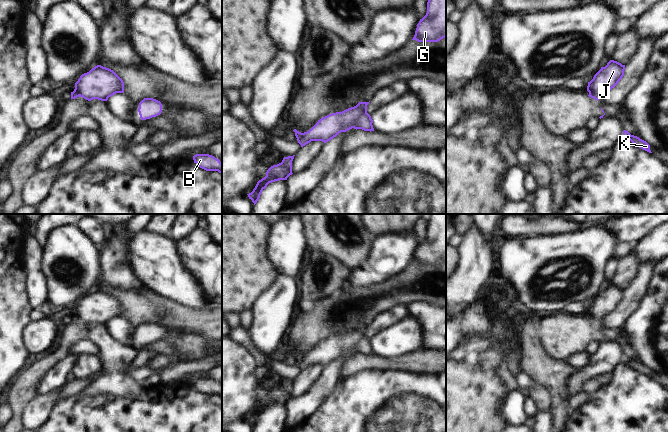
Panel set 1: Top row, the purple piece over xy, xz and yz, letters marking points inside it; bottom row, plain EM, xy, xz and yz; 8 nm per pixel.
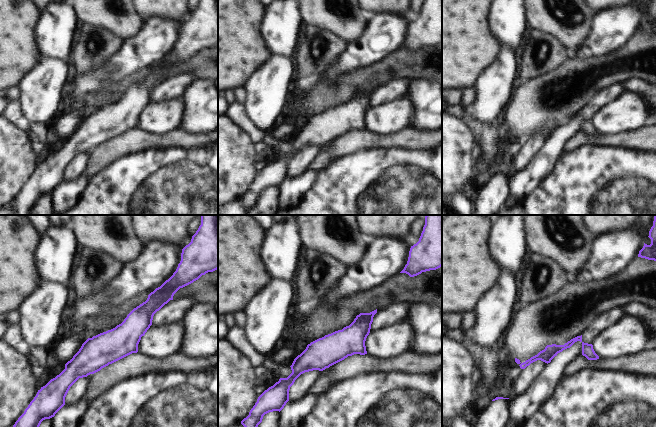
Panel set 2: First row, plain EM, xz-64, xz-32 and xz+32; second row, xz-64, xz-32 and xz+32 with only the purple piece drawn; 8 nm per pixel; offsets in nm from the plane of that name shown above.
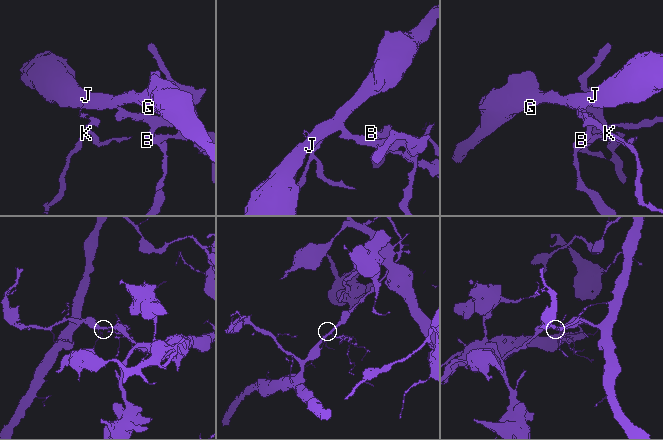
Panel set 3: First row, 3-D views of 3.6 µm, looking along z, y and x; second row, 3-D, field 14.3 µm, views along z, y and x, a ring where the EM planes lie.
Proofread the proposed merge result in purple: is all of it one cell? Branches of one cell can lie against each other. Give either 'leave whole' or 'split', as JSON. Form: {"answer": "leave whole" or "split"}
{"answer": "split"}

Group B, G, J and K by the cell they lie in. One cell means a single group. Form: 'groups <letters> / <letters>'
groups B G J / K

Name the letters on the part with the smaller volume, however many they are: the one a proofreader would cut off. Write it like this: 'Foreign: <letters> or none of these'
Foreign: K

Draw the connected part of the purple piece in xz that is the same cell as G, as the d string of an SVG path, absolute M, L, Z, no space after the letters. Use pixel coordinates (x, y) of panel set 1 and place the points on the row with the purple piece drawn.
M428 0L427 13L417 24L412 40L438 42L446 37L446 0Z

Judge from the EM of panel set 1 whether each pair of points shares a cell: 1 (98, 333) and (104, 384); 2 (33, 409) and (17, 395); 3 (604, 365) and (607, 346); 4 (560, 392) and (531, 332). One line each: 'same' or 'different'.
1: same
2: different
3: same
4: same

